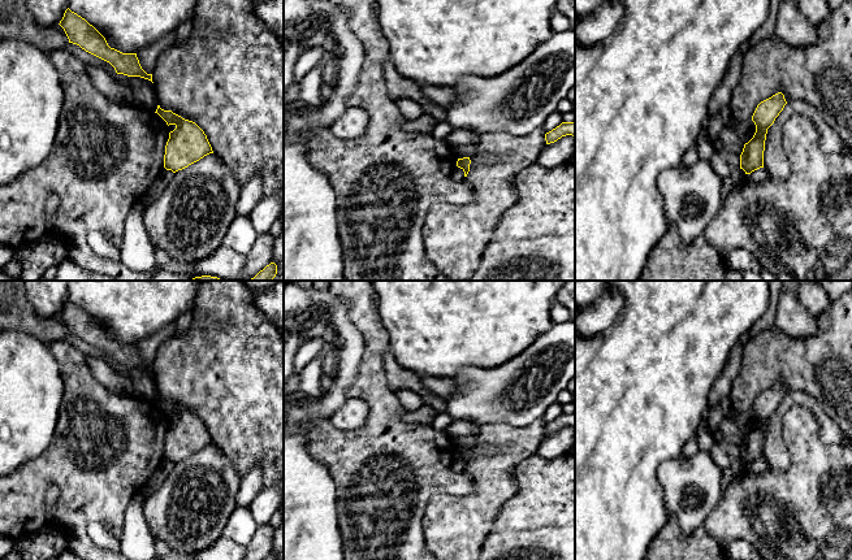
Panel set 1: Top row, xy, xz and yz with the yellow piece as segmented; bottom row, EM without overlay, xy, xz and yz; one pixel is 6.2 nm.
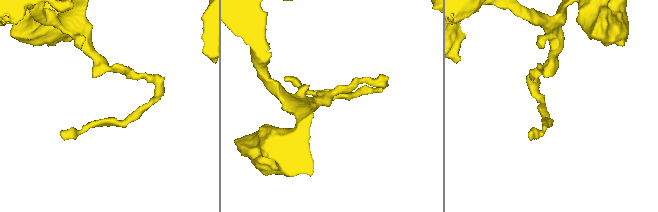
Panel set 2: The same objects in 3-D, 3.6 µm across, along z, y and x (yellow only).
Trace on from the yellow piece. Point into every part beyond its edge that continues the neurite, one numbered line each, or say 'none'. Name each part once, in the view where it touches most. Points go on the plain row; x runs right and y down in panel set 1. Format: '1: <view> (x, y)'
none

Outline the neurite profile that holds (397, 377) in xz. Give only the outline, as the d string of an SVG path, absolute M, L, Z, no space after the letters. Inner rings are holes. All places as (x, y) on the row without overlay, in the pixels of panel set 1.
M389 347L384 352L384 365L388 386L390 390L398 391L402 388L407 388L416 392L418 395L432 394L432 391L421 383L420 378L418 377L418 373L402 368L395 361Z

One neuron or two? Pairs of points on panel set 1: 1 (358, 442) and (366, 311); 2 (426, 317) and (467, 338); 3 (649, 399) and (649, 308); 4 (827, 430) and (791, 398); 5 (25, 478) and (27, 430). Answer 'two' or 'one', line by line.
1: one
2: one
3: one
4: one
5: two

